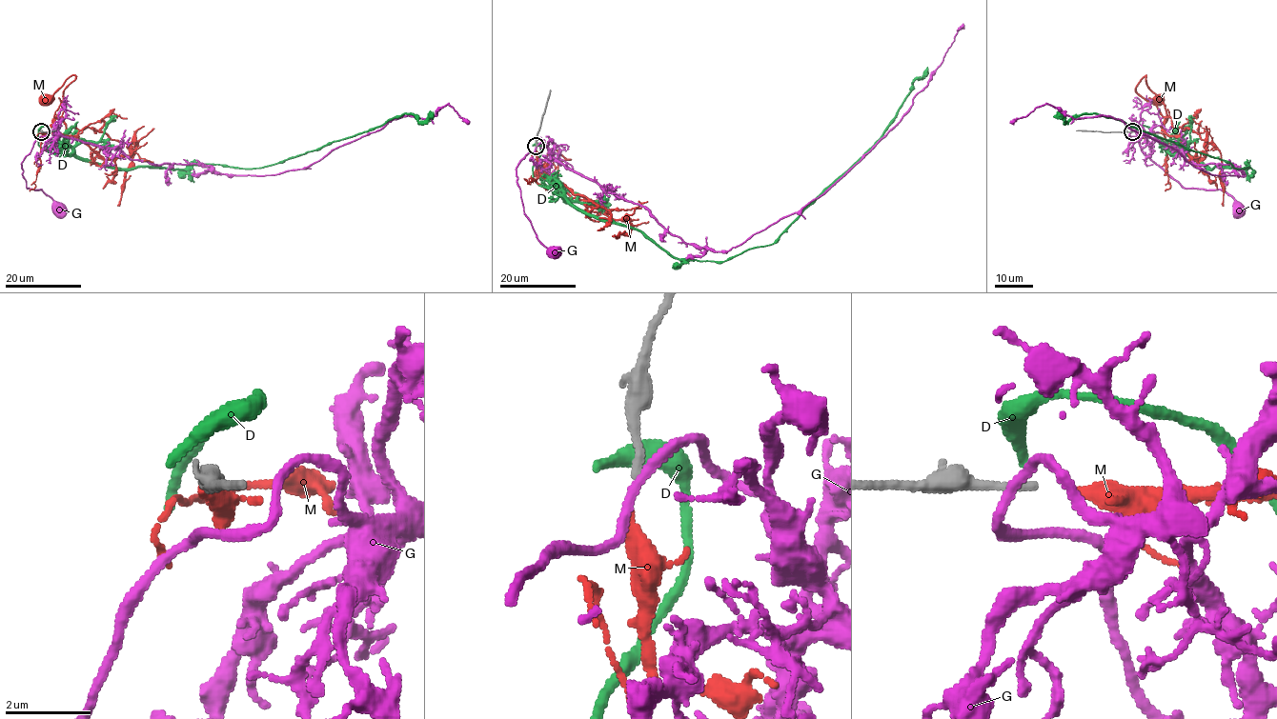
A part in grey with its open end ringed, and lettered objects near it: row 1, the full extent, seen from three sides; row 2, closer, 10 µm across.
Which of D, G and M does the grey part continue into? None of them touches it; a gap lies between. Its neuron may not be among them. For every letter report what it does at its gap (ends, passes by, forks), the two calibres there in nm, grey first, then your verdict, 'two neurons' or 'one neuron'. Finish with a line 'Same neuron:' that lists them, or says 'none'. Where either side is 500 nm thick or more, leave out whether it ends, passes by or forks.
D: it ends; calibres 180 and 240 nm; two neurons
G: it passes by; calibres 180 and 220 nm; two neurons
M: it ends; calibres 180 and 320 nm; one neuron
Same neuron: M

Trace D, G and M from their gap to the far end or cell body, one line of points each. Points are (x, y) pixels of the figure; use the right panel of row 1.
D: (1131, 129), (1147, 126), (1172, 150), (1206, 168), (1247, 166), (1234, 168), (1096, 113), (1067, 121), (1053, 116)
G: (1132, 135), (1197, 164), (1232, 165), (1237, 174), (1198, 169), (1109, 116), (1072, 118), (1045, 104), (1010, 123)
M: (1135, 132), (1165, 132), (1166, 110), (1146, 84), (1145, 75), (1136, 91), (1148, 101), (1158, 100)

